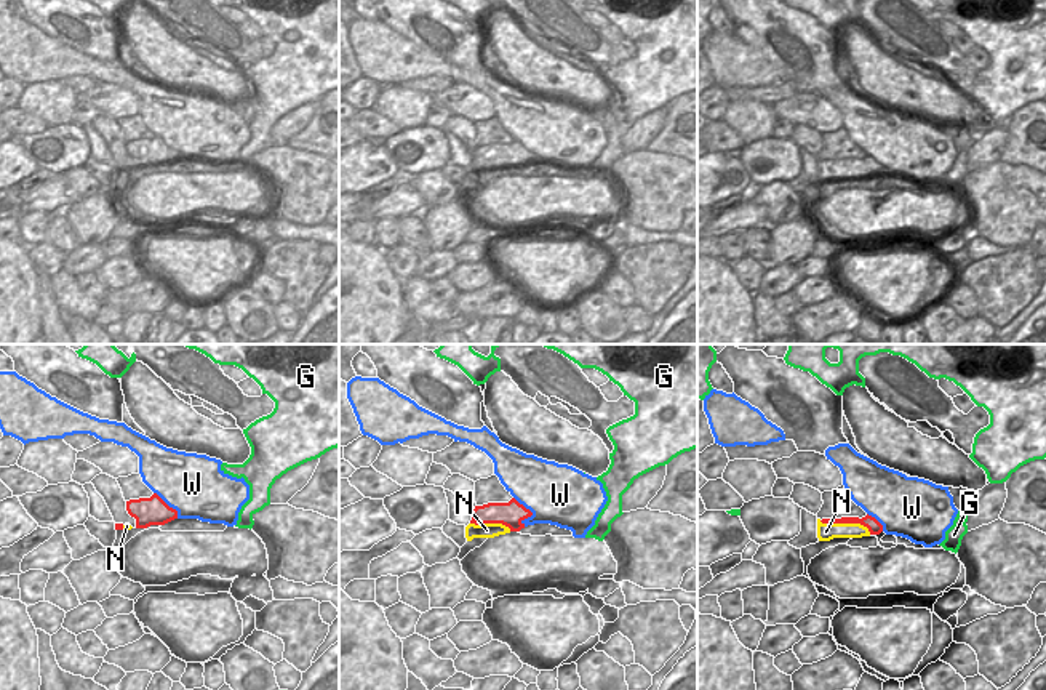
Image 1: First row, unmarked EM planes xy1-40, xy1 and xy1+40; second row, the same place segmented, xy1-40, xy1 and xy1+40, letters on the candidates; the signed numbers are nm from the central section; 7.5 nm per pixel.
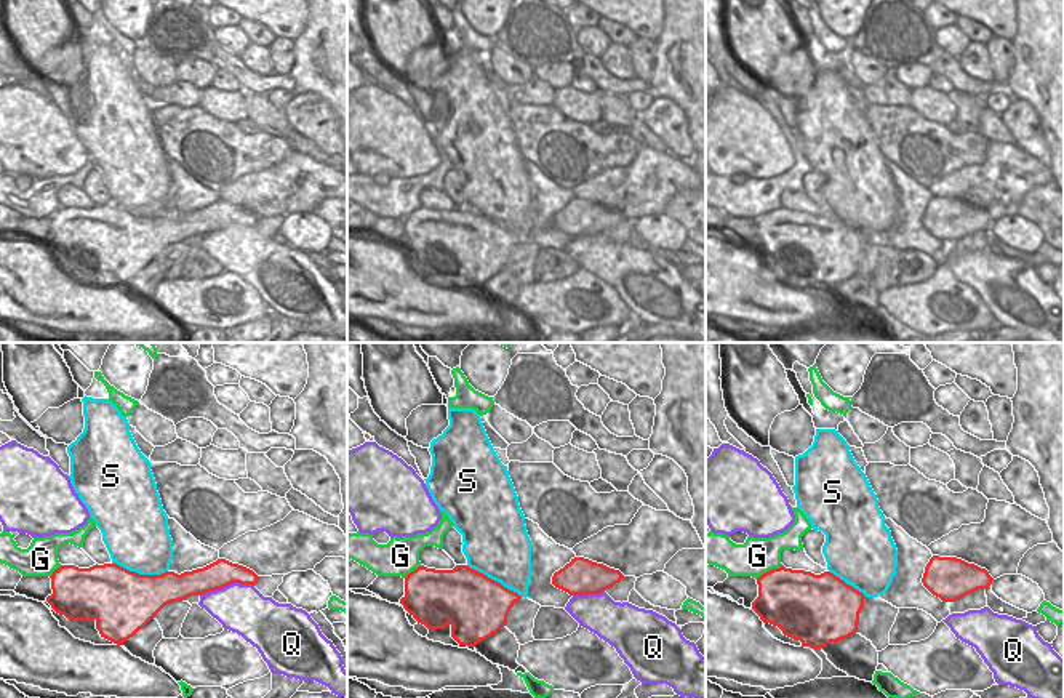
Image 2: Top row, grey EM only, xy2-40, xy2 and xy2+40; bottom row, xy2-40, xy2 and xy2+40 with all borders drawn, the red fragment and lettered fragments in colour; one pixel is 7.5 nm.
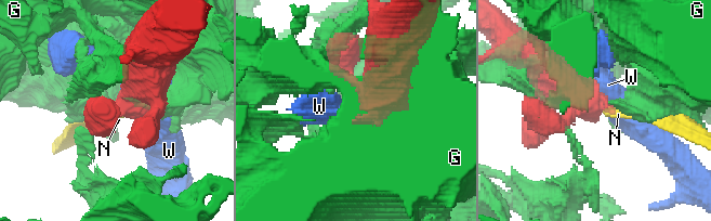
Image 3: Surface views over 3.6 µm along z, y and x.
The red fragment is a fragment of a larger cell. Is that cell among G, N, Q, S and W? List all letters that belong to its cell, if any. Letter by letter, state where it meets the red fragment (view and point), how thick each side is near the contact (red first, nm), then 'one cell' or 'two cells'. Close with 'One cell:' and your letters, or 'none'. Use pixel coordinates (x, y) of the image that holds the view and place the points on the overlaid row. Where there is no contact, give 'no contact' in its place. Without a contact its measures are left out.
G: xy2+40 (770, 570) | 440/280 nm | two cells
N: xy1+40 (846, 522) | 100/140 nm | two cells
Q: xy2-40 (226, 585) | 200/380 nm | two cells
S: xy2-40 (138, 573) | 480/460 nm | two cells
W: xy1 (530, 511) | 190/460 nm | one cell
One cell: W

